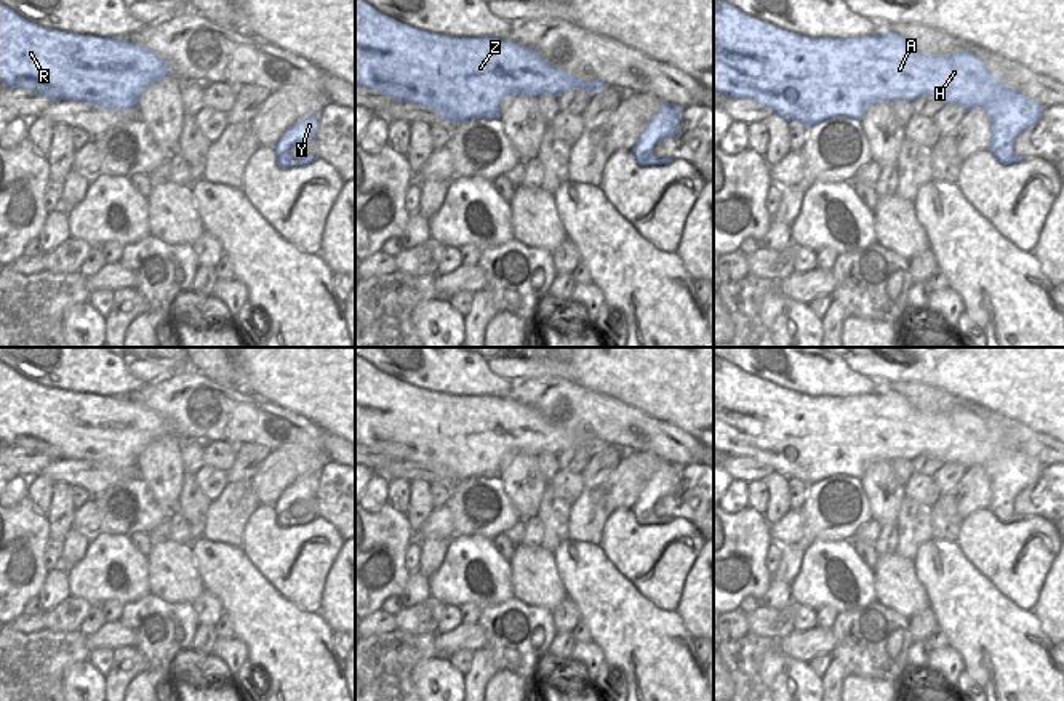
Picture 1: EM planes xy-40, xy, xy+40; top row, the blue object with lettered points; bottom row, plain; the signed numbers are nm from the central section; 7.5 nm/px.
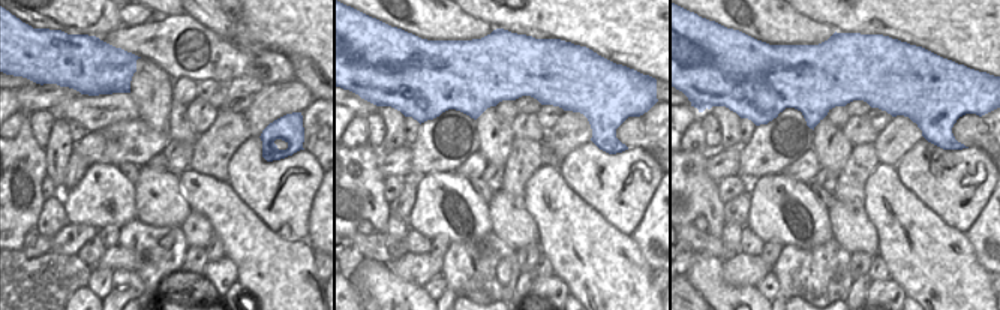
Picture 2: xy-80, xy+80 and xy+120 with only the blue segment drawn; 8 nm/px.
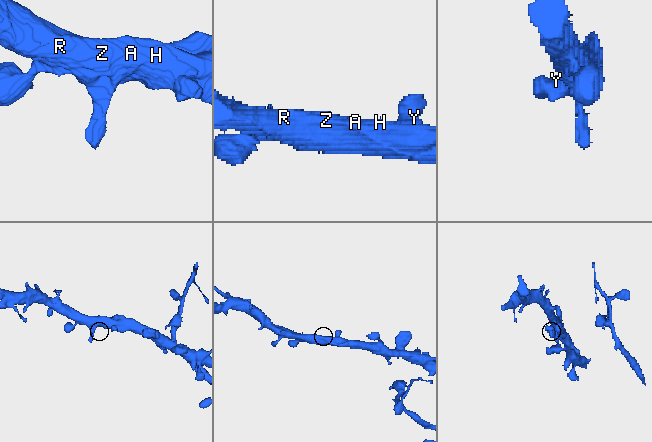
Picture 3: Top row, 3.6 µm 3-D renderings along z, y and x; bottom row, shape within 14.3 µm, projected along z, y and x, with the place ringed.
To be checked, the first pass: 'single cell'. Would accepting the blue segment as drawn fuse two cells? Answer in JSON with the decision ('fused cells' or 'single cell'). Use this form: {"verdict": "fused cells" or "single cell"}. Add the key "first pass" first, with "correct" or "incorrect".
{"first pass": "correct", "verdict": "single cell"}

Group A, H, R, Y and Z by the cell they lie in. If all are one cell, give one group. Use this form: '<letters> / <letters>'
A H R Y Z

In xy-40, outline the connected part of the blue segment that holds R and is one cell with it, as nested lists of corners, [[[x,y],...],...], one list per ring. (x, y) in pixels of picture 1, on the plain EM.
[[[0,362],[0,440],[32,448],[53,459],[86,459],[106,467],[130,467],[152,442],[171,434],[154,410],[126,397],[75,394],[45,387]]]

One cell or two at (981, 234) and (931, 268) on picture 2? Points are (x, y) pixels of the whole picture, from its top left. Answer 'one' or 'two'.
two

